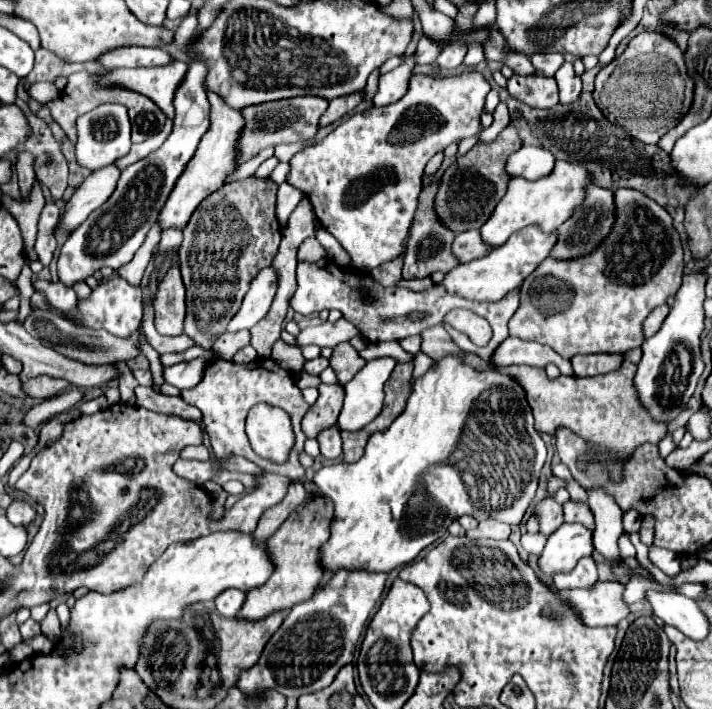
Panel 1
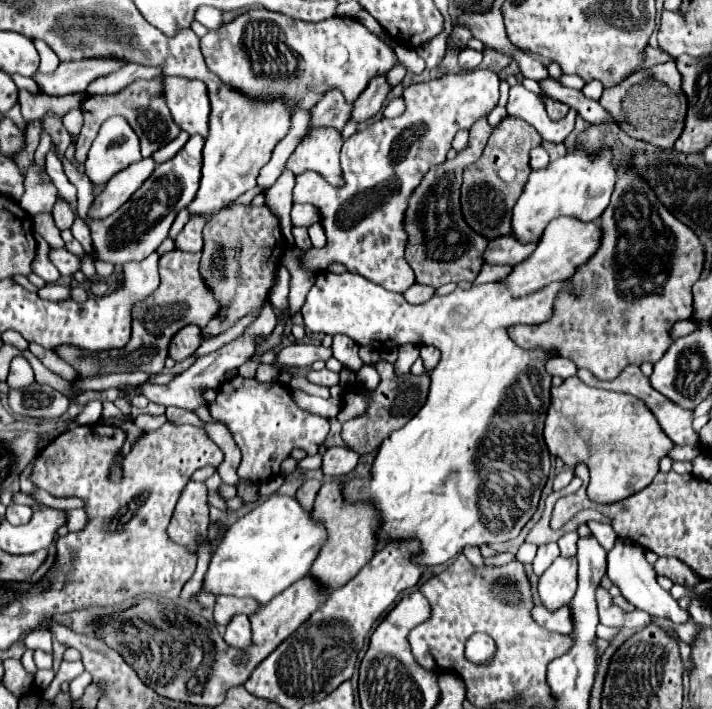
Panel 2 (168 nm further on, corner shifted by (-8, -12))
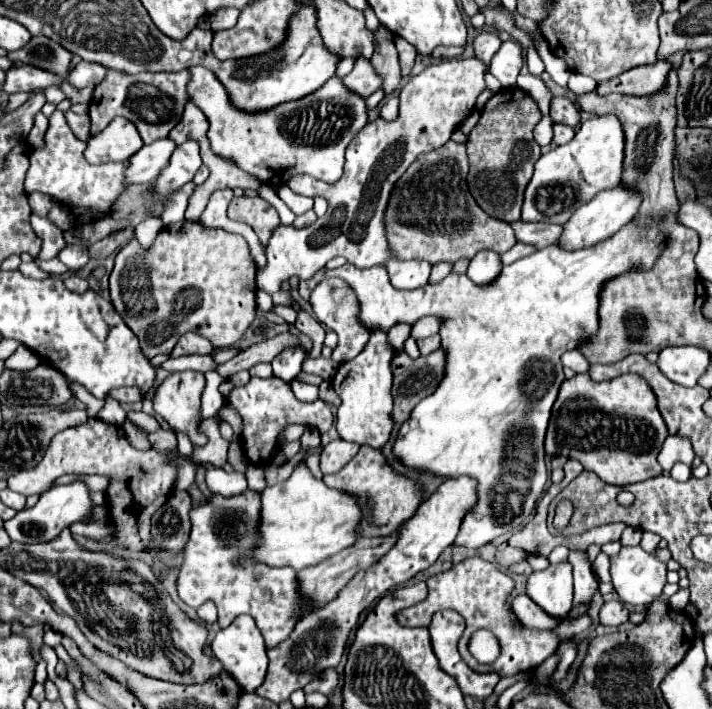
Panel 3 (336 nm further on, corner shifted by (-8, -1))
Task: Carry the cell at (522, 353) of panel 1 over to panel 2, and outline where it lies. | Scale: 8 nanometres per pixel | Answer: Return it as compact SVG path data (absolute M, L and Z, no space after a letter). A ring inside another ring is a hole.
M551 358L547 362L547 372L551 372L553 376L561 376L561 378L571 378L571 376L577 376L577 366L567 360L567 358Z

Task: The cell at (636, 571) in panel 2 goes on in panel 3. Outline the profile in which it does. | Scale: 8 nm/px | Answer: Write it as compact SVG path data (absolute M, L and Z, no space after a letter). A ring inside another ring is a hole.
M621 547L621 551L611 557L613 587L630 613L642 612L651 601L663 595L663 587L667 583L665 575L667 575L667 565L655 553L647 553L641 547Z

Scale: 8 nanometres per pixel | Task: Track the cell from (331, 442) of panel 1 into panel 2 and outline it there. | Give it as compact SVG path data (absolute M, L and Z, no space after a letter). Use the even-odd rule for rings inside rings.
M335 446L327 448L327 452L323 454L321 470L325 476L345 476L353 472L357 462L359 462L357 452L351 452L351 448L347 446Z

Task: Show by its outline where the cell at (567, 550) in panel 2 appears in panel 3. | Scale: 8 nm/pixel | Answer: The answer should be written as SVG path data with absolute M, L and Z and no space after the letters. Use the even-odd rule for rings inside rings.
M569 549L569 563L573 565L573 581L575 581L575 599L573 603L591 601L597 593L597 579L591 571L591 561L587 551L583 549Z

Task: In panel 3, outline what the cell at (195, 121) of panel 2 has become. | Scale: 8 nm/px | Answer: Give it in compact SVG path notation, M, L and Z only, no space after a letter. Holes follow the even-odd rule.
M199 65L191 67L189 73L187 101L195 101L209 119L207 137L213 153L233 159L237 167L255 175L263 183L269 181L281 185L297 173L307 173L327 183L339 181L343 175L345 147L367 123L365 101L351 93L337 77L299 101L283 103L265 113L243 113L229 103L227 91L209 69Z

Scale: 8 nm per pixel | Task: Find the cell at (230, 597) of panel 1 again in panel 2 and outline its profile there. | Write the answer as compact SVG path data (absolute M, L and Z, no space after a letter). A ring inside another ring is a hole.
M235 616L235 620L231 620L225 632L225 642L239 650L251 646L251 622L247 616Z

